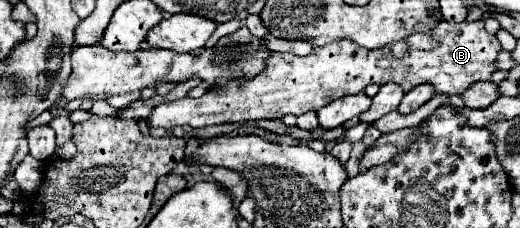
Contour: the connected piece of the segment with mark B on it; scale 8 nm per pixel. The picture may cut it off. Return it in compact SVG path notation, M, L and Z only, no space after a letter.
M441 21L431 33L409 35L397 43L389 43L379 49L365 49L353 41L339 39L325 47L317 47L307 57L293 53L275 53L267 59L267 69L255 79L229 81L223 87L211 87L205 95L193 99L183 97L177 101L161 103L153 107L147 117L149 127L163 127L171 131L177 125L205 127L217 123L277 119L293 113L303 115L307 111L319 111L327 103L363 91L369 83L399 83L405 91L419 83L433 83L437 93L459 95L461 89L477 81L489 81L495 71L495 59L501 45L495 35L485 33L483 21L475 23L447 23Z

